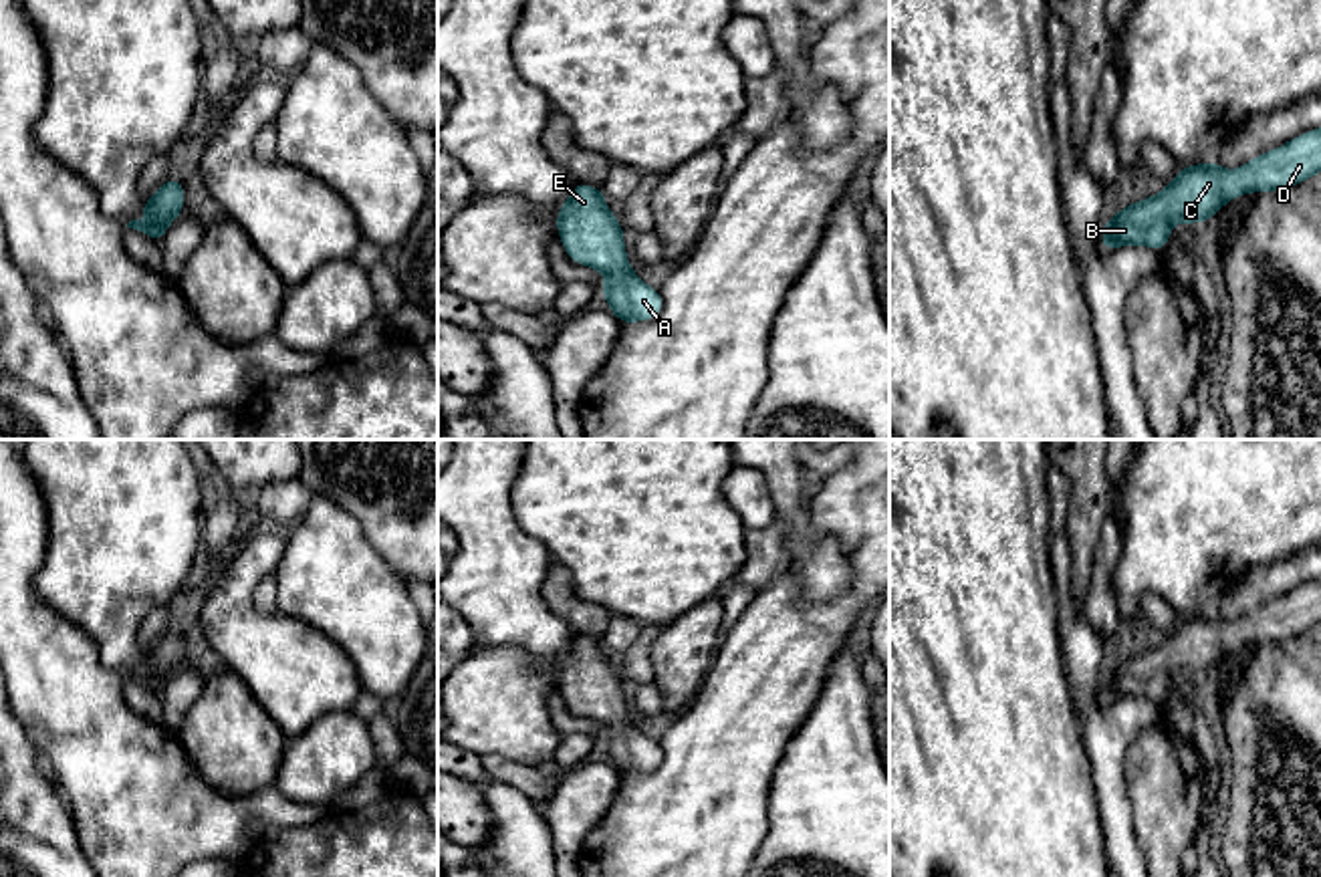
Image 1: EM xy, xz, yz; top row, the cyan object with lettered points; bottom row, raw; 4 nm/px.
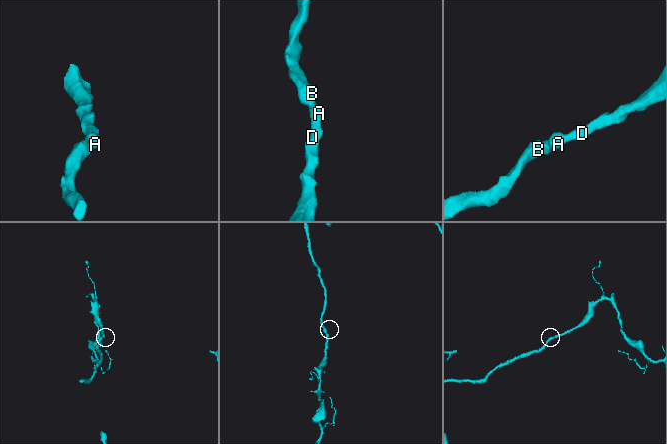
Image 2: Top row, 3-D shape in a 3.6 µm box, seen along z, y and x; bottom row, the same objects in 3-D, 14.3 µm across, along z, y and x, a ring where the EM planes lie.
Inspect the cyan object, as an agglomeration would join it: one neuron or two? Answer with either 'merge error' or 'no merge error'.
no merge error

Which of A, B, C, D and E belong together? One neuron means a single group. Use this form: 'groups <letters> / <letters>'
groups A B C D E

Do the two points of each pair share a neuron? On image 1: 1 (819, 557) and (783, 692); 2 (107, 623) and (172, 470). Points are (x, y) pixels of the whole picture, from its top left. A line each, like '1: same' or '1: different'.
1: different
2: same

